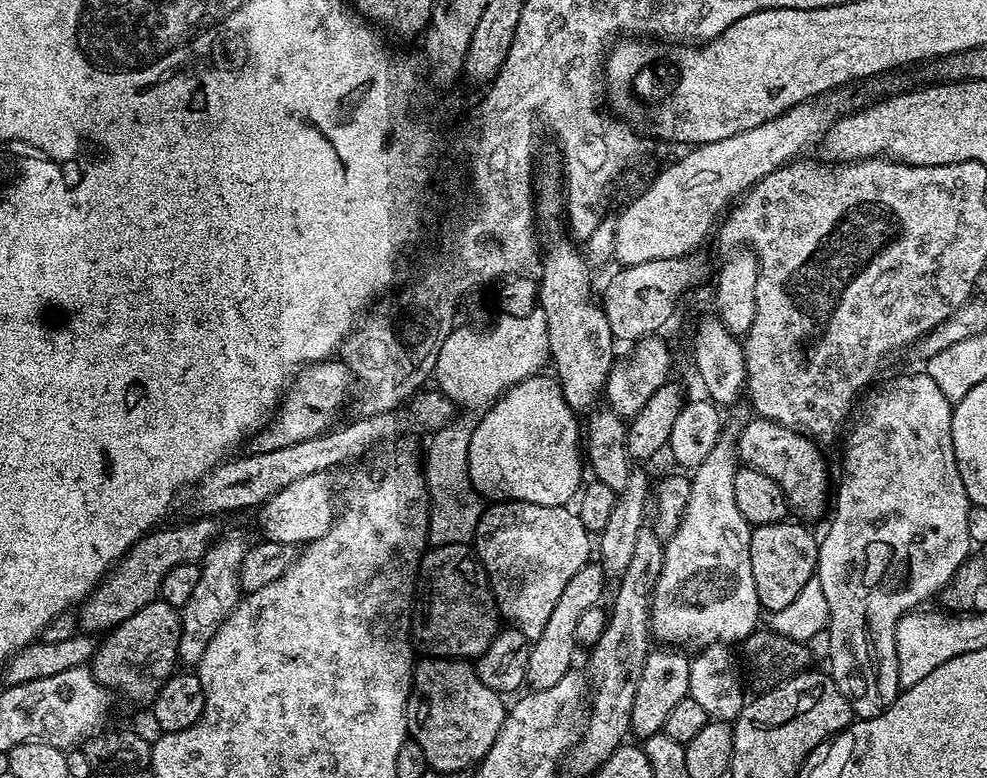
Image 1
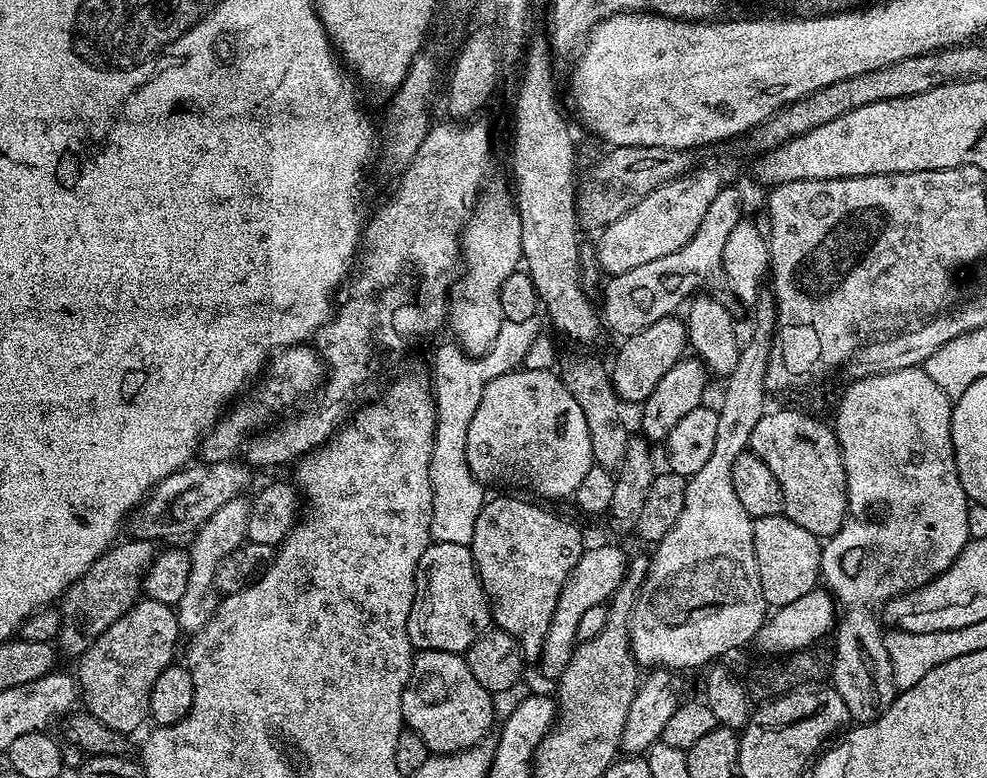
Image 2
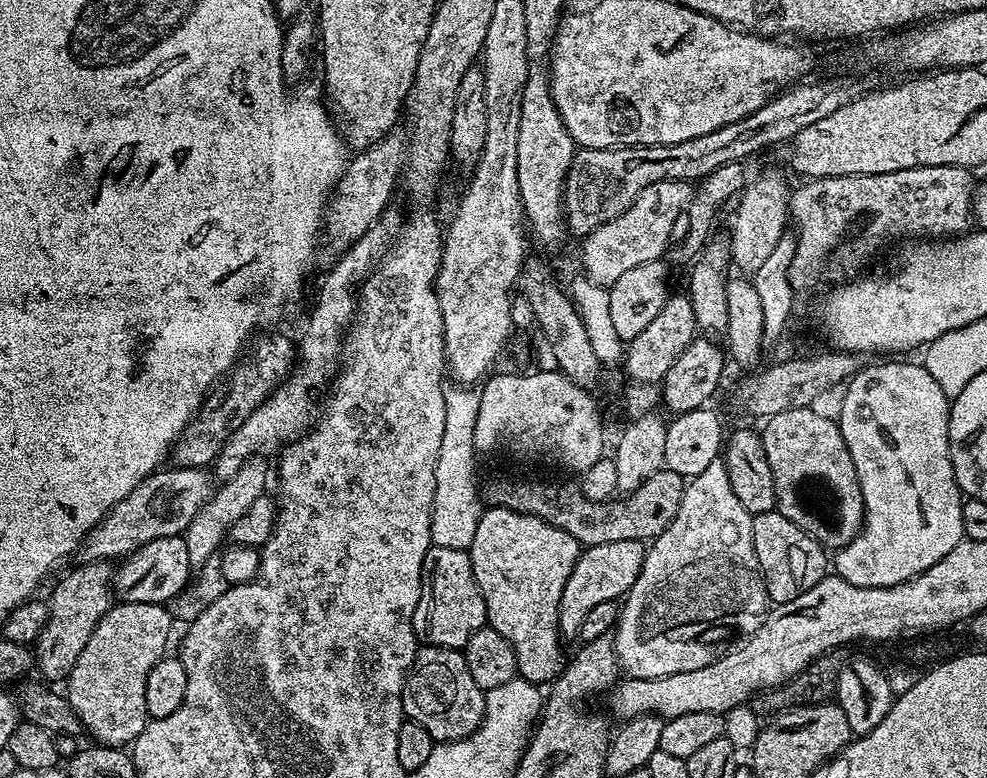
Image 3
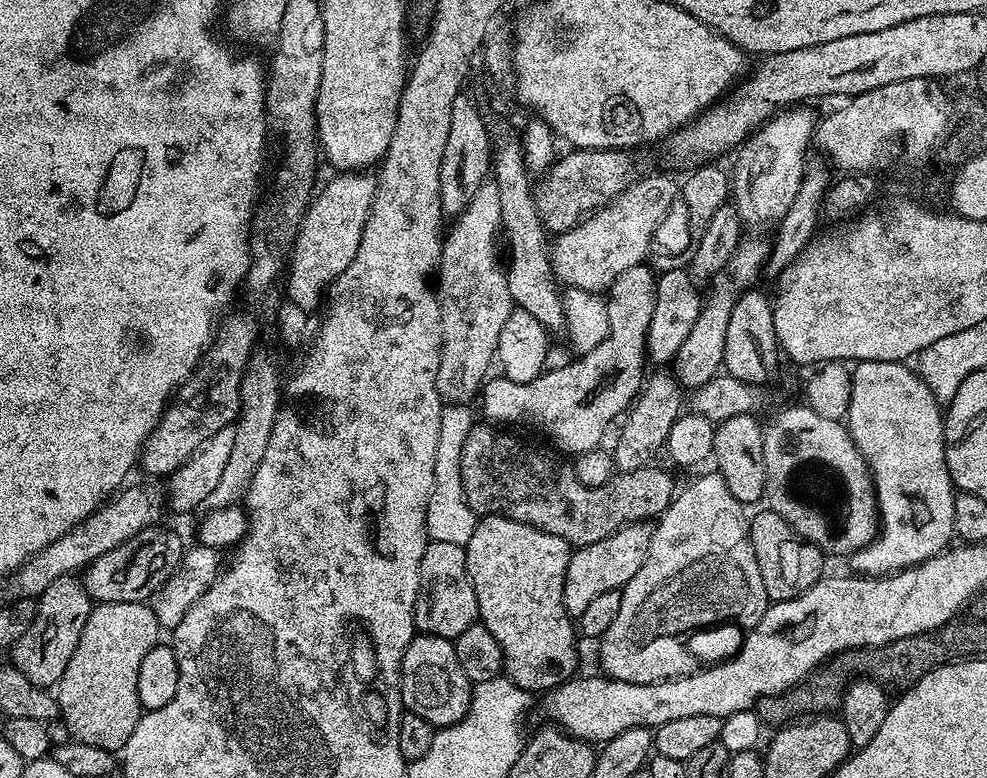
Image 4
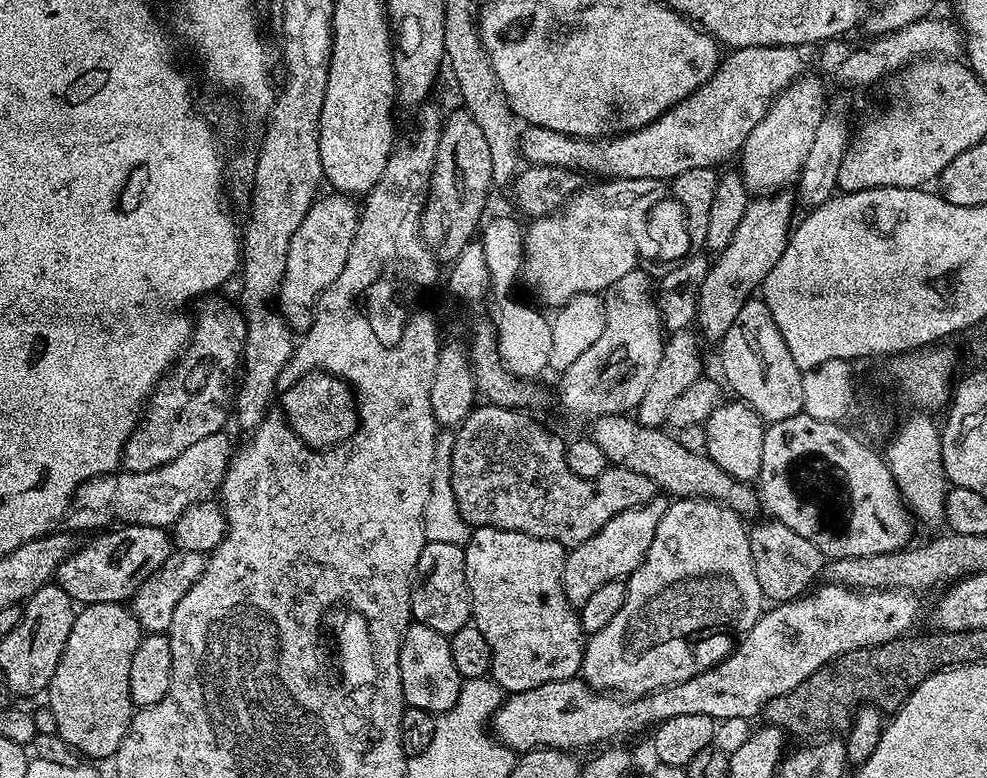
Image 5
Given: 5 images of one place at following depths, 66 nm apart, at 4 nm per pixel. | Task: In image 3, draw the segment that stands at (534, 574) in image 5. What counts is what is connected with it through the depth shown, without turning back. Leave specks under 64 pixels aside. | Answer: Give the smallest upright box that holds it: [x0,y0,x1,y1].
[466,506,582,686]

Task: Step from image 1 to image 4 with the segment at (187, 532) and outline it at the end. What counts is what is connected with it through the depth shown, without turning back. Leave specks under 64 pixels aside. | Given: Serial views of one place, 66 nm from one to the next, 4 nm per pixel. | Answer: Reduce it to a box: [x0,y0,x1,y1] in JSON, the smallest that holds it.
[10,575,94,689]

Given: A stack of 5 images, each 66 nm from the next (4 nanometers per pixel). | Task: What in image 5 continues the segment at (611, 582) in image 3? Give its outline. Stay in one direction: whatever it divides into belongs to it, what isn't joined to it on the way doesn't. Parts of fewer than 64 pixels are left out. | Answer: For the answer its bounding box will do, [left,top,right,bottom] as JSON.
[562,499,669,610]

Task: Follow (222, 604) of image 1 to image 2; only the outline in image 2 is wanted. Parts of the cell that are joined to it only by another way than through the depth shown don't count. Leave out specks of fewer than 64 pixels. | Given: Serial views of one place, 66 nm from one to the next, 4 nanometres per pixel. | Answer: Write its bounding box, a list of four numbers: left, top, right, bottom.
[175,495,253,634]

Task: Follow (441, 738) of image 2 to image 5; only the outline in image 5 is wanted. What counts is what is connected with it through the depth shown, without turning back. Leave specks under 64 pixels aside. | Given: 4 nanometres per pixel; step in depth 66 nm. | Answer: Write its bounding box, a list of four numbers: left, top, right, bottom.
[398,622,462,714]

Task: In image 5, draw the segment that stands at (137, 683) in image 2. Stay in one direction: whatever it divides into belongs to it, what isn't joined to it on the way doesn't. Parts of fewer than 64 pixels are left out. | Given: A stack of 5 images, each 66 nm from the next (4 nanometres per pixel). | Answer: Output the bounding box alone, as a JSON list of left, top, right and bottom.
[46,603,141,762]

